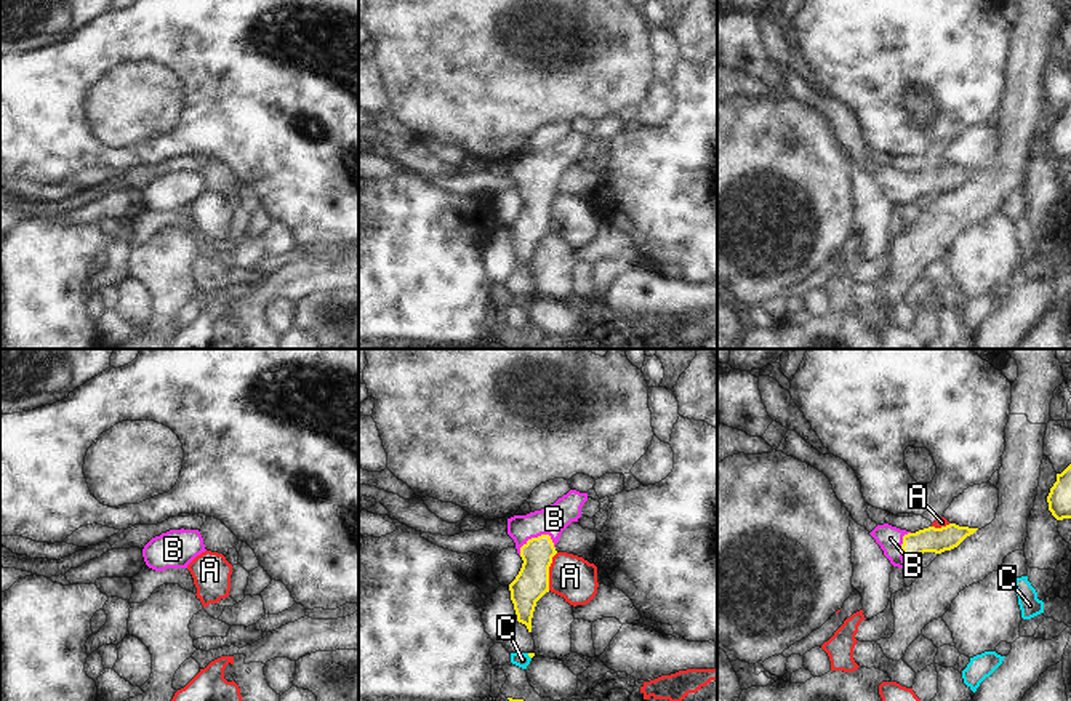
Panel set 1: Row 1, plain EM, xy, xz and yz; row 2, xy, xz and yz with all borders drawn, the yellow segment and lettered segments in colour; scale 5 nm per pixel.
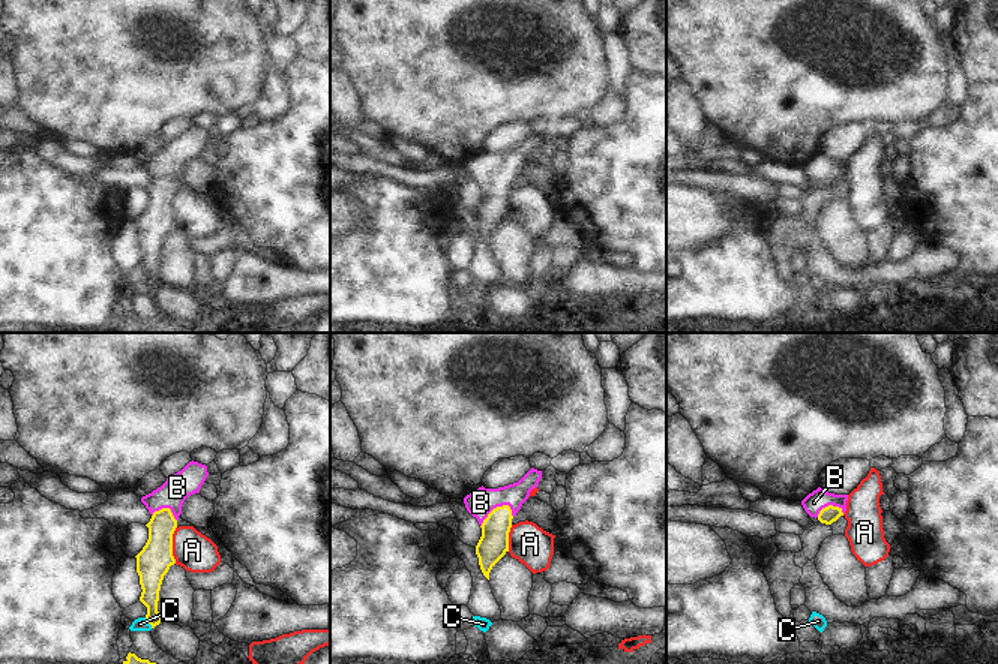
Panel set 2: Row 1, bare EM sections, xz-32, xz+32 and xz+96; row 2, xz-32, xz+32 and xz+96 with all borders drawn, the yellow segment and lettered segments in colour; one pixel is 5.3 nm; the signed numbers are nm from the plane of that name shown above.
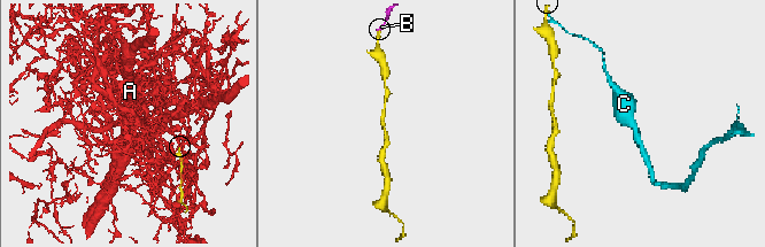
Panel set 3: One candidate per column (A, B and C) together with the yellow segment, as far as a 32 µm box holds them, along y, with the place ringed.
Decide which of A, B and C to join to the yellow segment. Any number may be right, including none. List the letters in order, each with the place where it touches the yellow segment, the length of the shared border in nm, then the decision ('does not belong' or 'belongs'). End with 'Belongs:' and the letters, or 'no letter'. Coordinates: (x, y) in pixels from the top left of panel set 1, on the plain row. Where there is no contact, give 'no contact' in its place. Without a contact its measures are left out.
A: contact xz (548, 213); length 200 nm; does not belong
B: contact xz (535, 180); length 190 nm; belongs
C: contact xz (529, 296); length 40 nm; does not belong
Belongs: B

